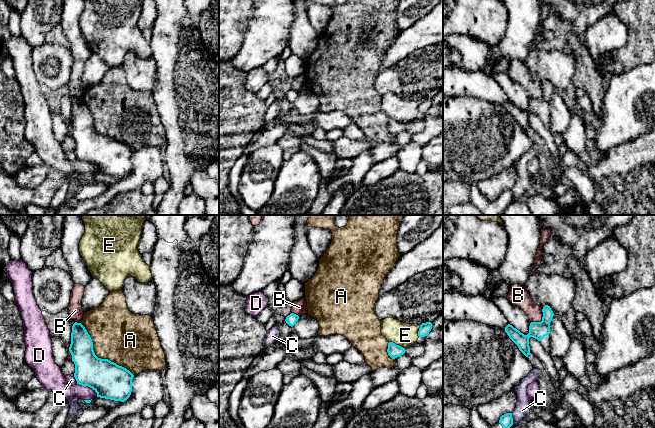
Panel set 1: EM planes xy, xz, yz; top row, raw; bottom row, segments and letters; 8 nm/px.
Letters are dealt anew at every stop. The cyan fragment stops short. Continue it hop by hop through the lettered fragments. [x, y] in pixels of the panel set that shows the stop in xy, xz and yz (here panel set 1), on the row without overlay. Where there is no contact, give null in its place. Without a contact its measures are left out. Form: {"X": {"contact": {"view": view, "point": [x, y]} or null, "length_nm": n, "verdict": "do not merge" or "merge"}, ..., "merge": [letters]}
{"A": {"contact": {"view": "xy", "point": [99, 134]}, "length_nm": 600, "verdict": "do not merge"}, "B": {"contact": {"view": "yz", "point": [542, 96]}, "length_nm": 140, "verdict": "do not merge"}, "C": {"contact": {"view": "yz", "point": [512, 195]}, "length_nm": 100, "verdict": "do not merge"}, "D": {"contact": {"view": "xy", "point": [88, 162]}, "length_nm": 200, "verdict": "do not merge"}, "E": {"contact": {"view": "xz", "point": [397, 121]}, "length_nm": 150, "verdict": "do not merge"}, "merge": []}

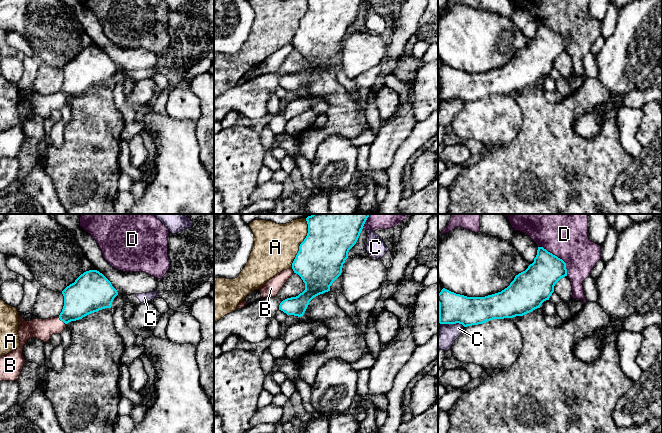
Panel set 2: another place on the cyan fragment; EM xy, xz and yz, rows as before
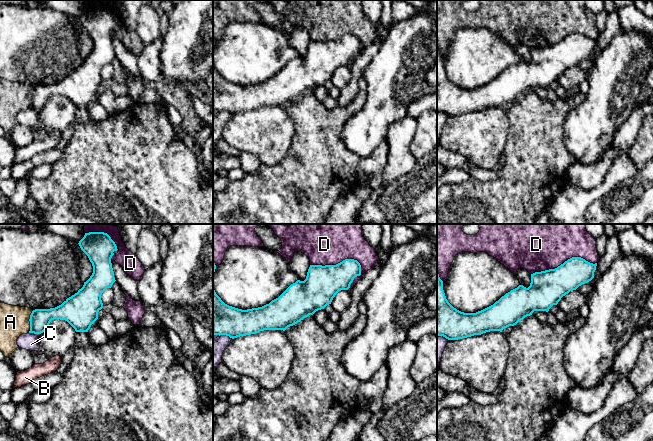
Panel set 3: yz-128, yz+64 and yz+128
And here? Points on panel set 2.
{"A": {"contact": {"view": "xz", "point": [299, 22]}, "length_nm": 380, "verdict": "do not merge"}, "B": {"contact": {"view": "xy", "point": [62, 96]}, "length_nm": 90, "verdict": "merge"}, "C": {"contact": {"view": "yz", "point": [452, 99]}, "length_nm": 200, "verdict": "do not merge"}, "D": {"contact": {"view": "yz", "point": [557, 33]}, "length_nm": 340, "verdict": "do not merge"}, "merge": ["B"]}

